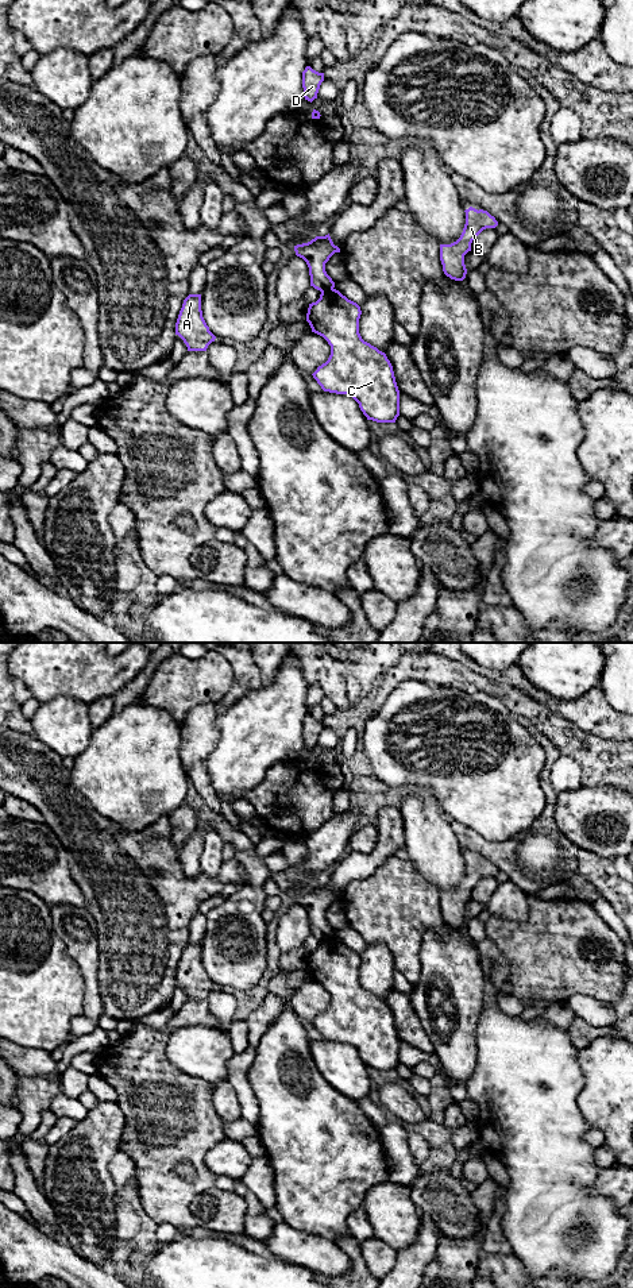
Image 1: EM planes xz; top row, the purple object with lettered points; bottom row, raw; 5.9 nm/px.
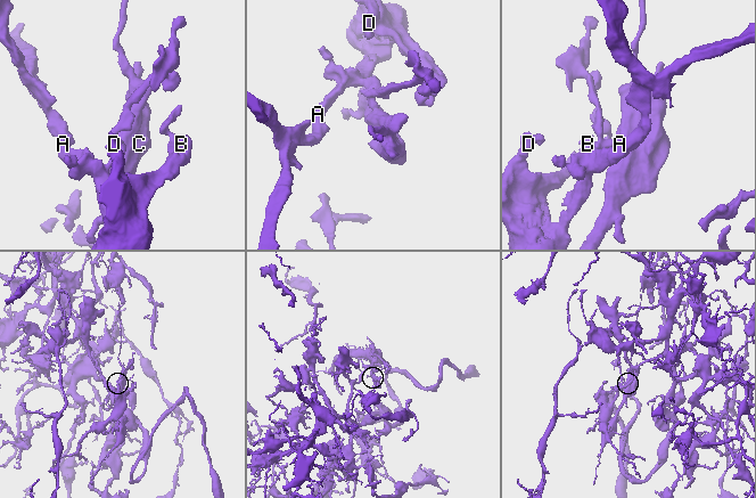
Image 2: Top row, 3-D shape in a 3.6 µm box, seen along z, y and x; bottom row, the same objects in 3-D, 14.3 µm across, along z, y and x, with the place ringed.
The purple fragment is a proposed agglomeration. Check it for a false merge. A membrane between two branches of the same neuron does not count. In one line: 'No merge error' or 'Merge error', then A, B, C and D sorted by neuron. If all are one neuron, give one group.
Merge error. Groups: A B D / C

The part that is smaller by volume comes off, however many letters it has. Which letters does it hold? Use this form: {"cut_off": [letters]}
{"cut_off": ["C"]}

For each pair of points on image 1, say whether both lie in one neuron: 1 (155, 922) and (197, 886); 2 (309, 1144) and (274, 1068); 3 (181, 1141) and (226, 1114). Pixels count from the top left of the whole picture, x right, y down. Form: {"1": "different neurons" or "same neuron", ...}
{"1": "same neuron", "2": "same neuron", "3": "different neurons"}

